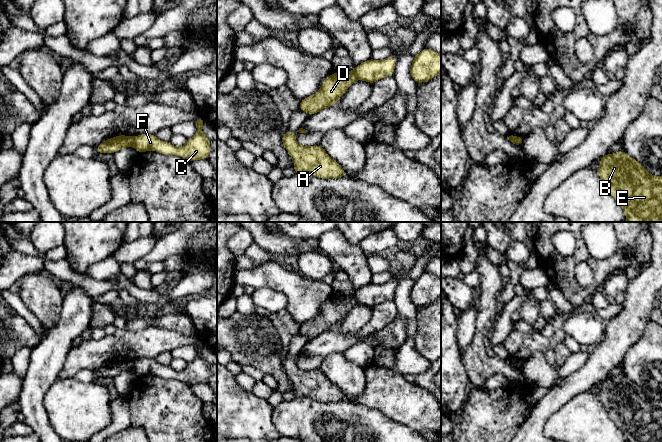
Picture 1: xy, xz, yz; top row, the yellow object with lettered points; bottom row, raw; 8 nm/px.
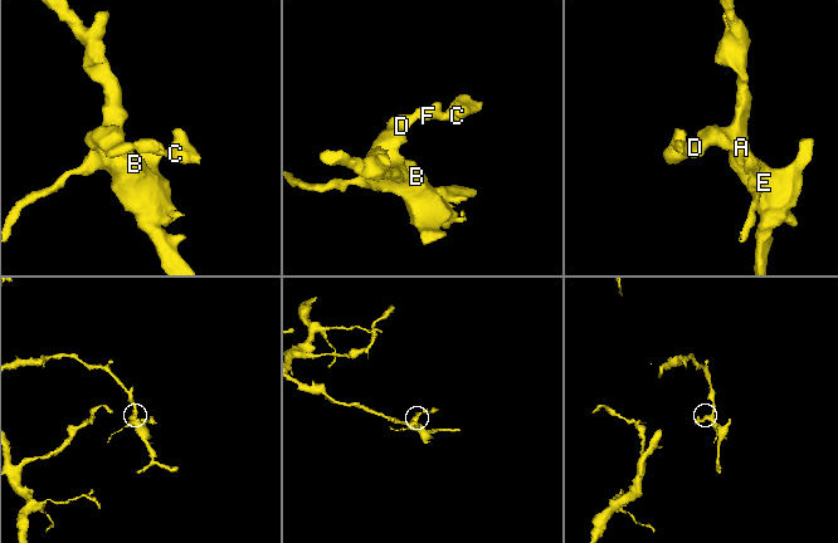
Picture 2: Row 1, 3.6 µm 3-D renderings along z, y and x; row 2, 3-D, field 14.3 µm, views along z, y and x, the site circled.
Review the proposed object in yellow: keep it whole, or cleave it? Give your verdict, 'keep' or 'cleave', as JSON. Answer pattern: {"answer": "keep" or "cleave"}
{"answer": "cleave"}

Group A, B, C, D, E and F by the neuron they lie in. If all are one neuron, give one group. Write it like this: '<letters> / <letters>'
A B D E / C F

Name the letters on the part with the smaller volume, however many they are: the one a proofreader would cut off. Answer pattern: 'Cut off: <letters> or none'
Cut off: C, F

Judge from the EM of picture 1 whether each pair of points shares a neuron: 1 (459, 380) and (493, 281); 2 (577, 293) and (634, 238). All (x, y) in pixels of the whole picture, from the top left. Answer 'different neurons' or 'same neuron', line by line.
1: different neurons
2: same neuron

